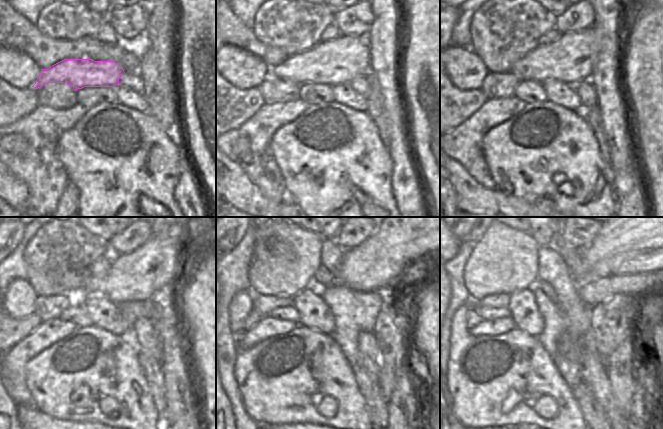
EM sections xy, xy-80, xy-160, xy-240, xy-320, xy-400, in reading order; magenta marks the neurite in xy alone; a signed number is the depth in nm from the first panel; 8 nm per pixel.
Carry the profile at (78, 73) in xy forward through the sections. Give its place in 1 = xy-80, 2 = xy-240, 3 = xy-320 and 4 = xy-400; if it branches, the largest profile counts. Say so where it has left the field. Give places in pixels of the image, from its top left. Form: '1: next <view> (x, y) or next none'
1: next xy-80 (339, 61)
2: next xy-240 (150, 270)
3: next xy-320 (403, 237)
4: next xy-400 (615, 237)

